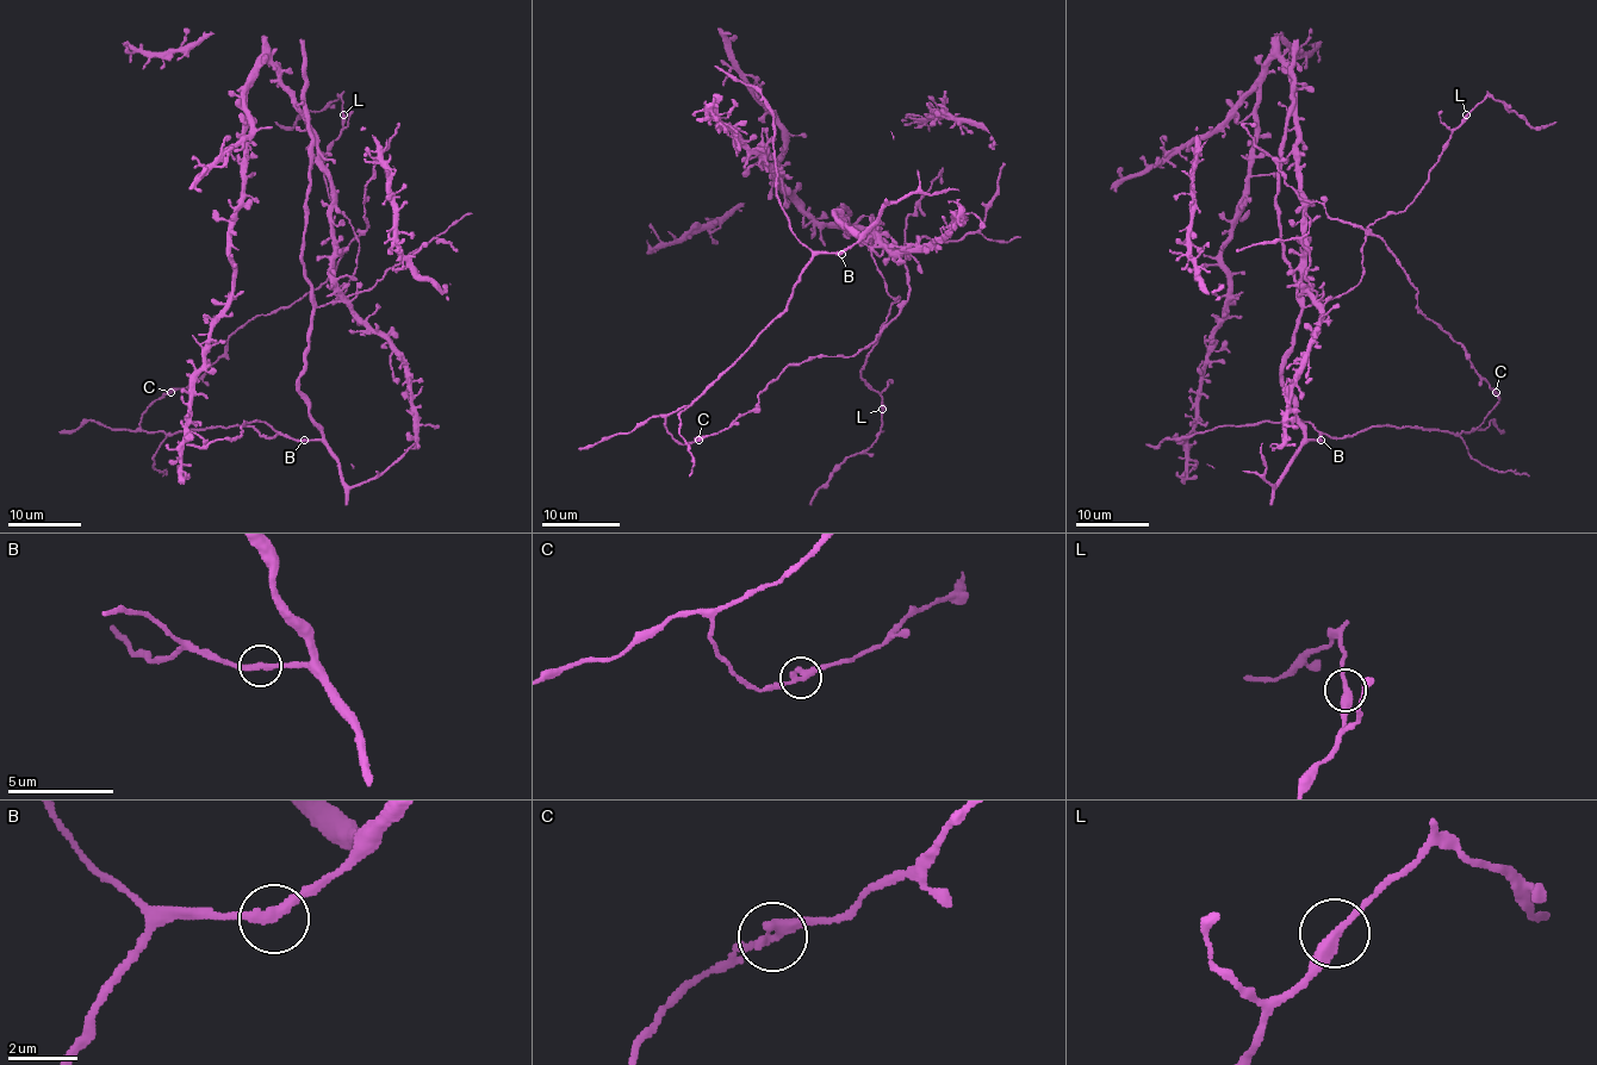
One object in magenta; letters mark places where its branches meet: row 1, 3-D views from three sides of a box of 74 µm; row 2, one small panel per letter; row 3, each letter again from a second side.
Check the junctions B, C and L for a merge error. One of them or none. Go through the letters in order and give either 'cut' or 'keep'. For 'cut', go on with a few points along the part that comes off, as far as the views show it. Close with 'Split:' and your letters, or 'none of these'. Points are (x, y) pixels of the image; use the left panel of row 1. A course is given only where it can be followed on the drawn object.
B: keep
C: keep
L: keep
Split: none of these

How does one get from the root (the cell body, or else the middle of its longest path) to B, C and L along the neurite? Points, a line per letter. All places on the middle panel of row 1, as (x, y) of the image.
B: (845, 205), (839, 210), (839, 220), (849, 232), (842, 215), (836, 215), (861, 238), (842, 254)
C: (845, 205), (839, 220), (870, 249), (900, 312), (851, 356), (790, 363), (751, 411), (697, 440)
L: (845, 205), (839, 220), (870, 249), (886, 293), (900, 299), (861, 369), (882, 409)

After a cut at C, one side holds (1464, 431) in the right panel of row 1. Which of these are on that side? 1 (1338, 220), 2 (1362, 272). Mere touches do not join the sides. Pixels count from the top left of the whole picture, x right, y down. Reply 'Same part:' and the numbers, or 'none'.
Same part: 2

